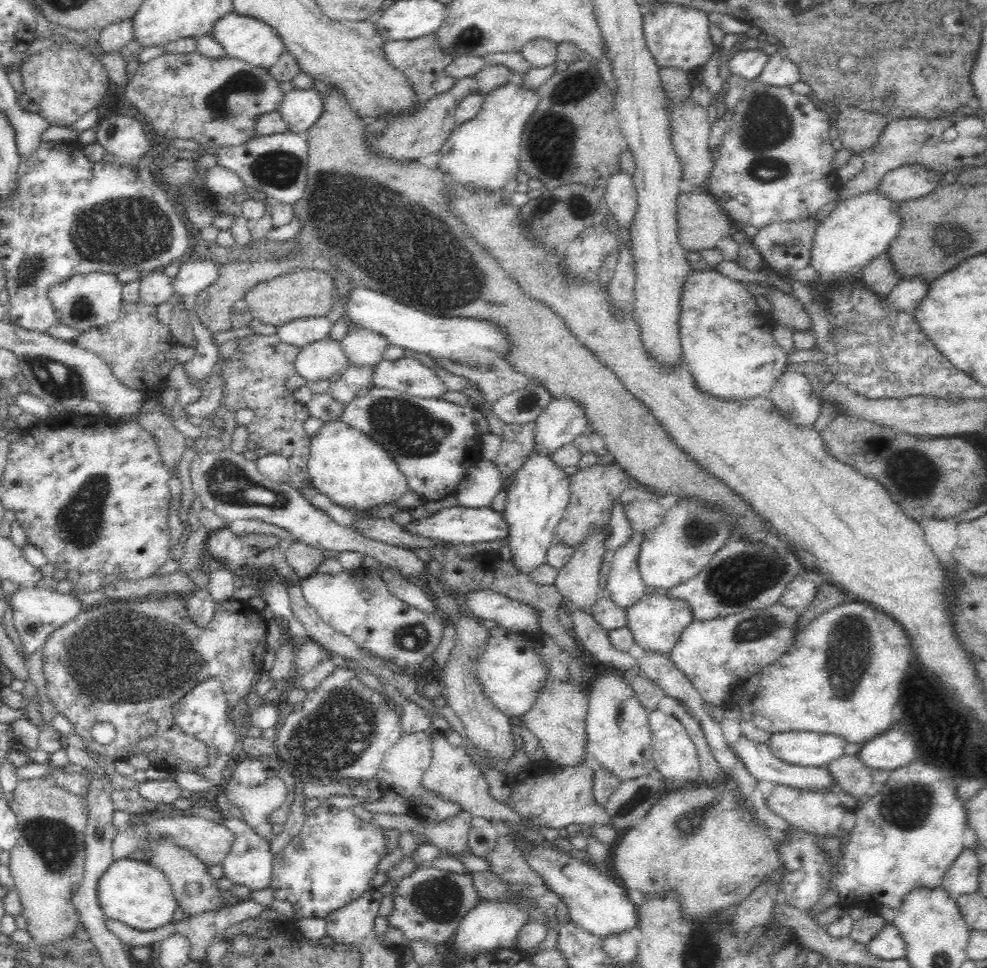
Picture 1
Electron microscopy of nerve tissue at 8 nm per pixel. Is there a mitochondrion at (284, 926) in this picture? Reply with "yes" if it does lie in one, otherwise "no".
no

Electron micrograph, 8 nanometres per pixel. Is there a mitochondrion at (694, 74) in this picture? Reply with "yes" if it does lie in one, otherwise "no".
no

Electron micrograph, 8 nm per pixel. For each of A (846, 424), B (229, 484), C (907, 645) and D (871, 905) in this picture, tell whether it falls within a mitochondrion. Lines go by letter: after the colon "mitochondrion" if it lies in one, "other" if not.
A: other
B: mitochondrion
C: other
D: other

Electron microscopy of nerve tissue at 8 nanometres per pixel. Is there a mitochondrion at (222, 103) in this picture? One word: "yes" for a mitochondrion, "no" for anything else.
yes

